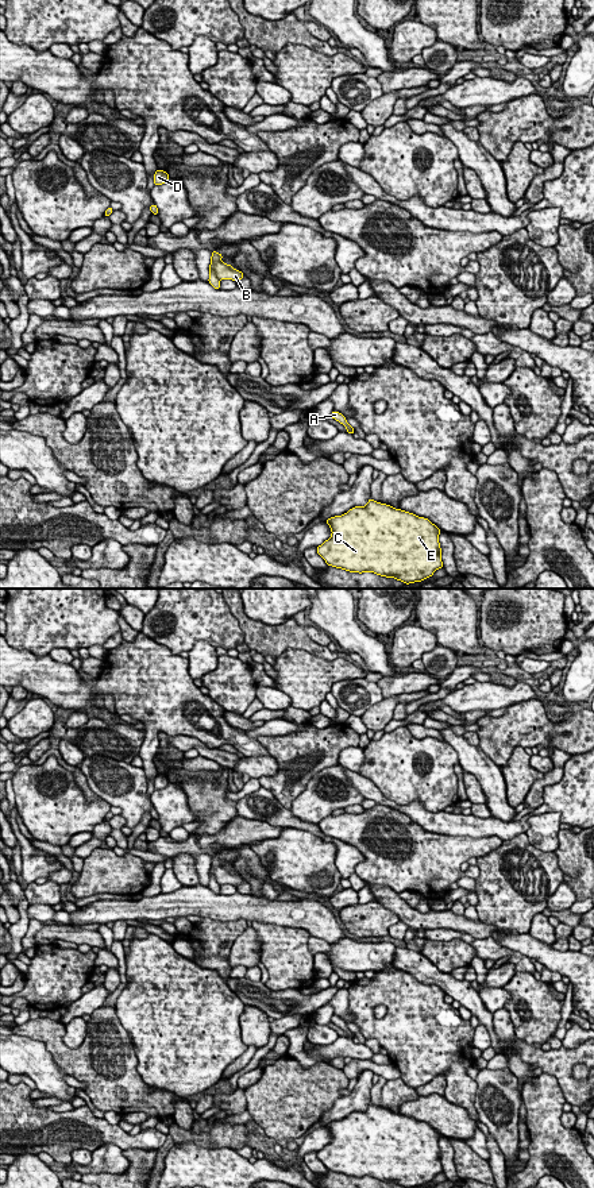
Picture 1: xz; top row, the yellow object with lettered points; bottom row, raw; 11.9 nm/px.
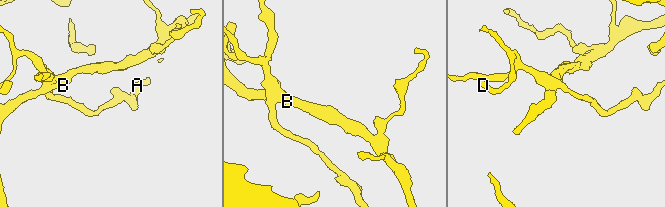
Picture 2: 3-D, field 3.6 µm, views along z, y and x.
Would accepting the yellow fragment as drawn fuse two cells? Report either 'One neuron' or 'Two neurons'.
Two neurons

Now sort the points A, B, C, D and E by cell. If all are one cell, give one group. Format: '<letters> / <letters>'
A C D E / B

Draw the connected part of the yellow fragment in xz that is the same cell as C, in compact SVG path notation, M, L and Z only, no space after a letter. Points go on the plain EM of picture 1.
M370 1103L366 1111L355 1111L325 1127L332 1139L317 1152L317 1158L328 1170L350 1177L374 1177L404 1188L421 1187L443 1172L440 1134L428 1123Z

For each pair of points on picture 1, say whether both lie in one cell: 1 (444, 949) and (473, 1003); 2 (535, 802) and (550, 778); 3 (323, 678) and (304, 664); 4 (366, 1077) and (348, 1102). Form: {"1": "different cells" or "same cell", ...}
{"1": "different cells", "2": "same cell", "3": "same cell", "4": "same cell"}

